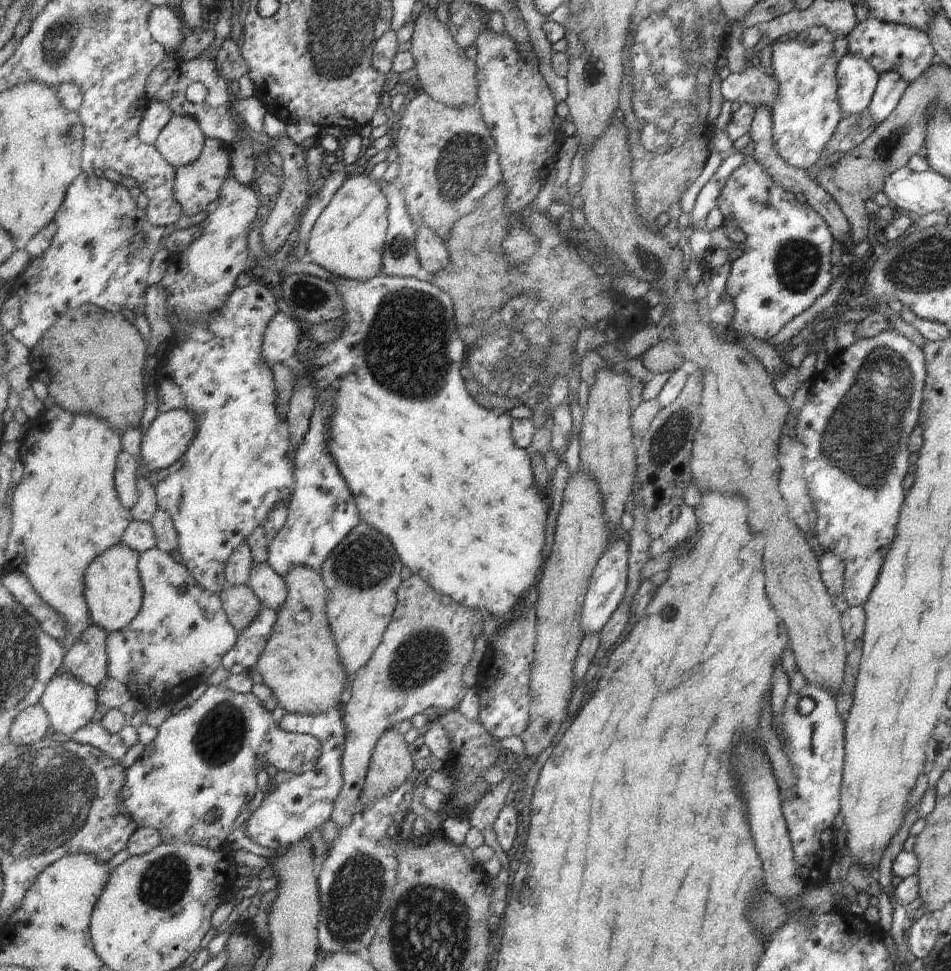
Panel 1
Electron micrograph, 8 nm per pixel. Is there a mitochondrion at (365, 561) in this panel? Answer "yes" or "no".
yes

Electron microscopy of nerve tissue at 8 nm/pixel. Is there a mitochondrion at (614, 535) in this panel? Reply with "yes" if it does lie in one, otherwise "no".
no

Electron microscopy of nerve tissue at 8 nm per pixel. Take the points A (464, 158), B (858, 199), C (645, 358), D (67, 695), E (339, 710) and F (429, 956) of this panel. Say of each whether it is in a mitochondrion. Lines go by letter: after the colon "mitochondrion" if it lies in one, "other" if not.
A: mitochondrion
B: other
C: other
D: other
E: other
F: mitochondrion

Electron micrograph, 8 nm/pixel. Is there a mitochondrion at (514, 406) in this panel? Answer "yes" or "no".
yes

